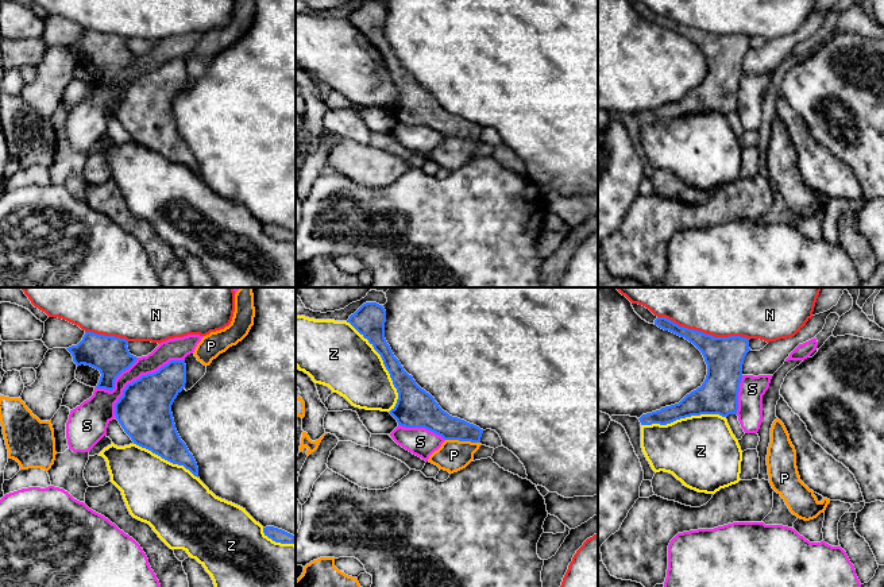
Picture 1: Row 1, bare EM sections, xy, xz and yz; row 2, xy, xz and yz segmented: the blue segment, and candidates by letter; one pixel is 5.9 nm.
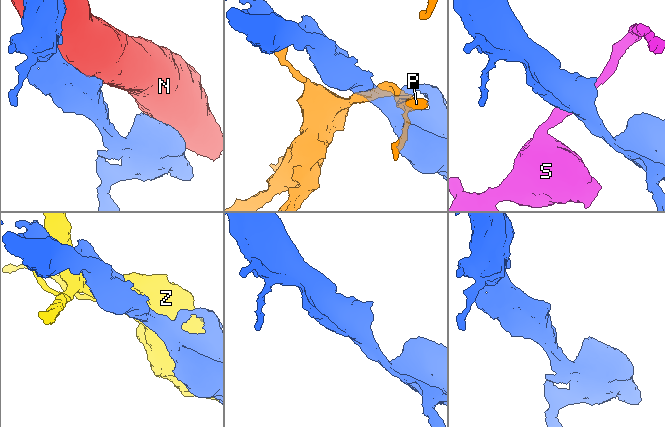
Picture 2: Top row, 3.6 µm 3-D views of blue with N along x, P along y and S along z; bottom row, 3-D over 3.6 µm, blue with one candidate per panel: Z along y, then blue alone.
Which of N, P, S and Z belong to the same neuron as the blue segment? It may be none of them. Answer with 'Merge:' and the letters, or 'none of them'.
Merge: none of them

